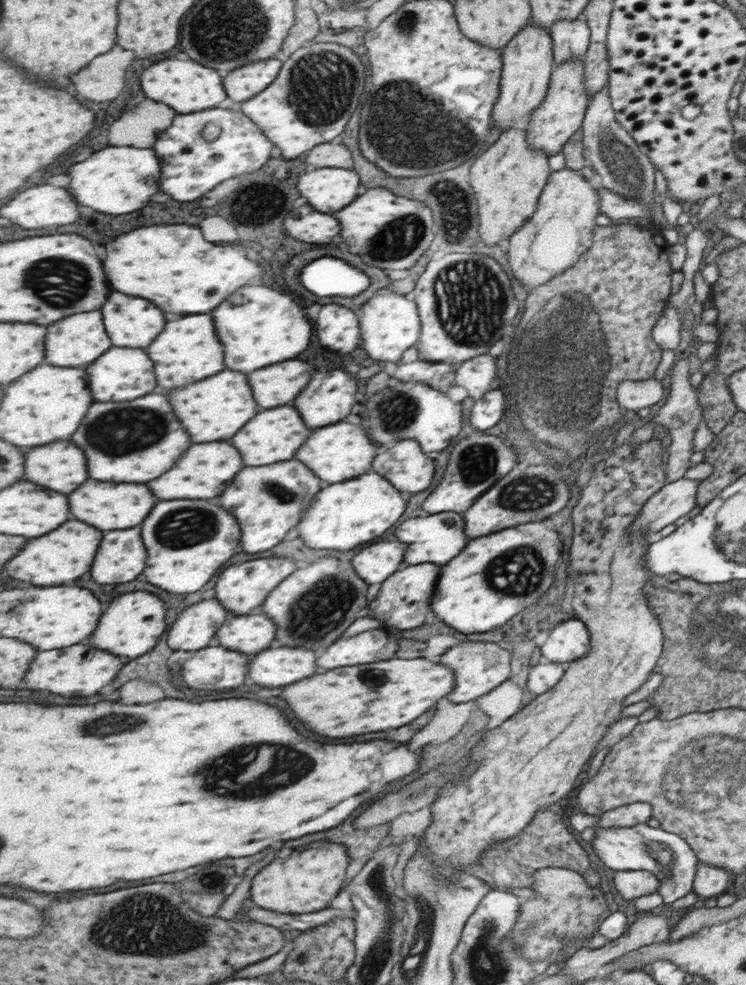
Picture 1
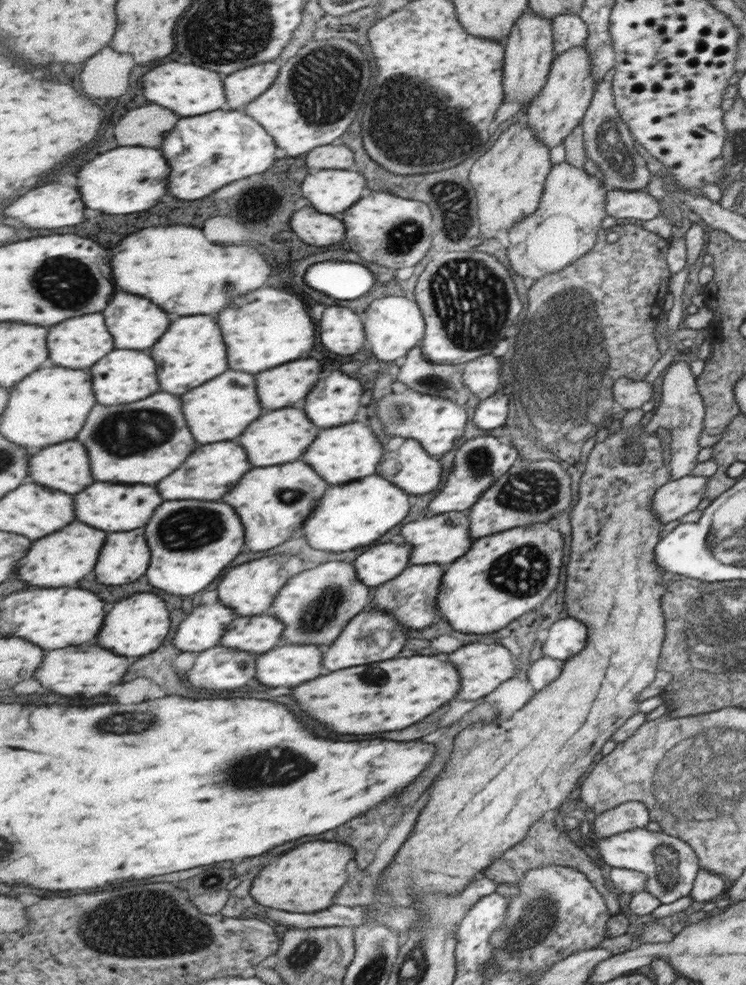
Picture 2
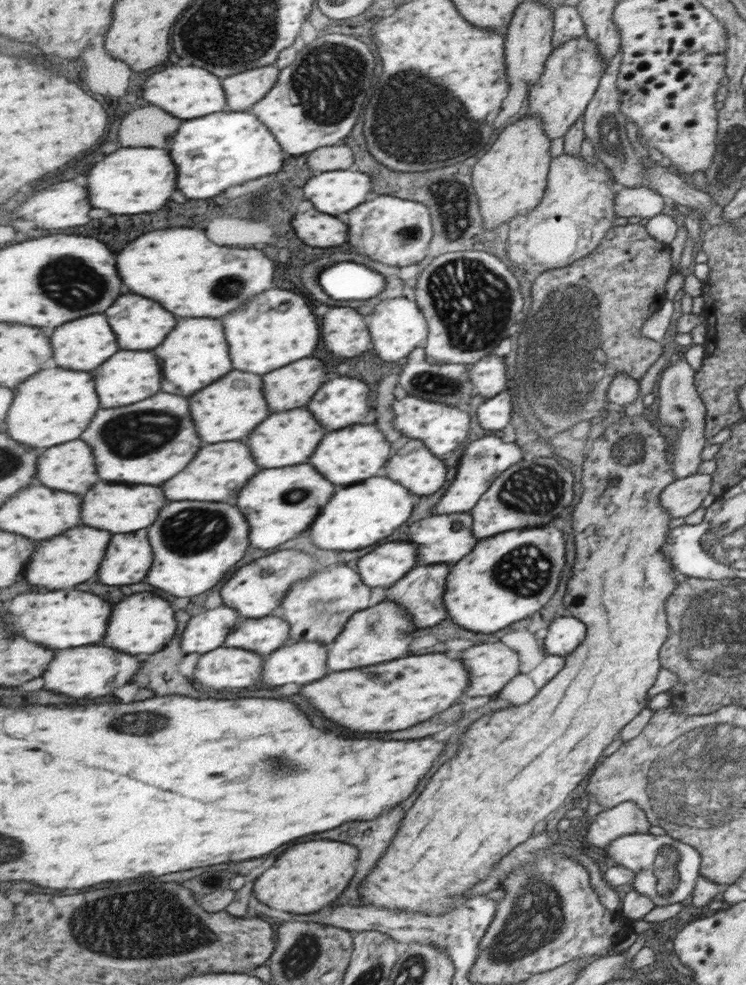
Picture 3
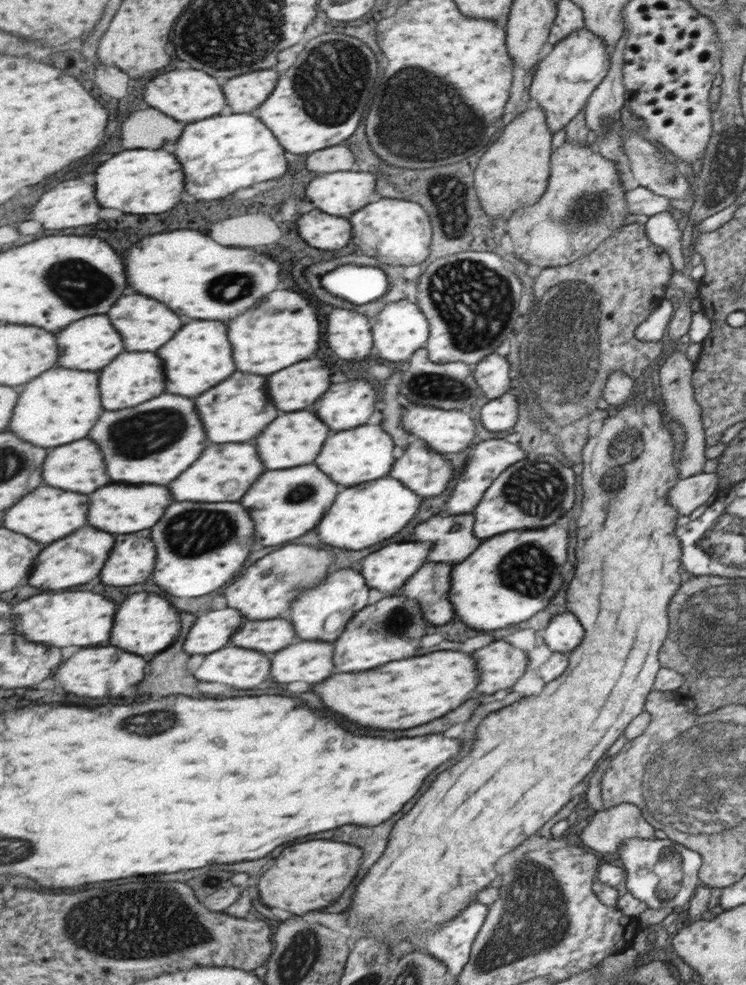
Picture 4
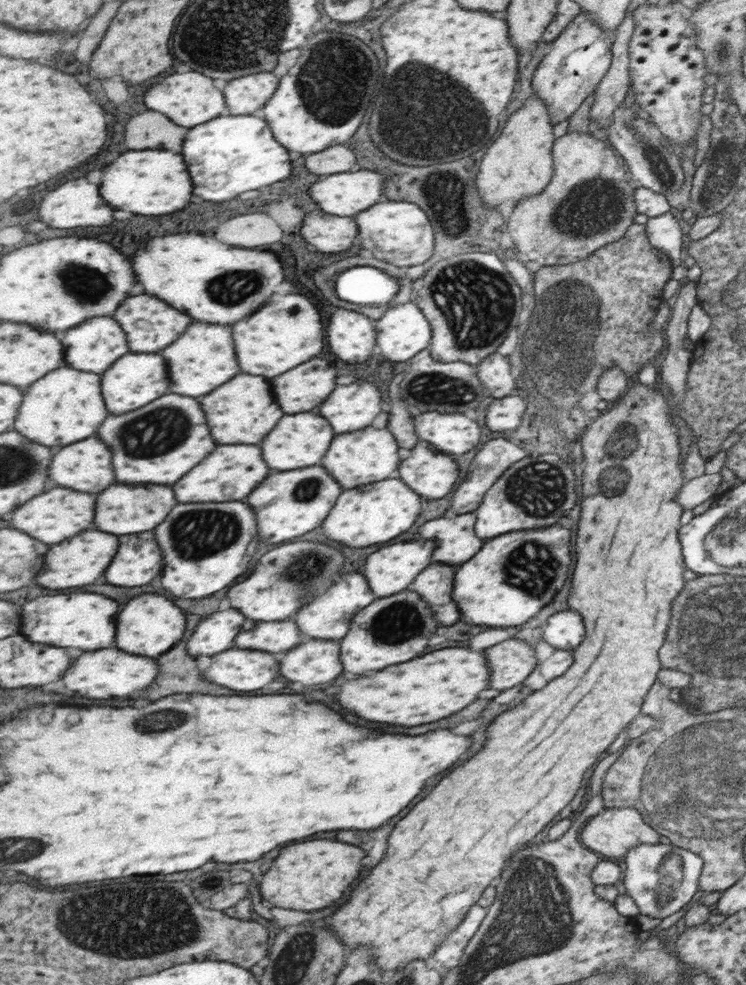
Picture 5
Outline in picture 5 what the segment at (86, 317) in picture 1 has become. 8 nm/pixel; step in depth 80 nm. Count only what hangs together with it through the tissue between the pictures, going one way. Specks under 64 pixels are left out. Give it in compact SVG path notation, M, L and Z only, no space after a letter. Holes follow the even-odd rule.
M93 318L89 322L83 322L81 326L69 330L63 342L65 342L65 350L67 350L65 358L69 366L85 372L97 372L97 374L107 372L121 356L129 352L127 334L115 318Z

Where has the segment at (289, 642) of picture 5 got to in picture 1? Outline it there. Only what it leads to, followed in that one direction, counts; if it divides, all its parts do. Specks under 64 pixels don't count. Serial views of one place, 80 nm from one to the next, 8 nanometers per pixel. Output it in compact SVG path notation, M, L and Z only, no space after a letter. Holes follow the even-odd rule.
M237 616L229 618L225 626L221 626L217 640L221 646L229 650L239 650L245 654L259 654L271 646L275 640L277 626L271 618L259 616Z

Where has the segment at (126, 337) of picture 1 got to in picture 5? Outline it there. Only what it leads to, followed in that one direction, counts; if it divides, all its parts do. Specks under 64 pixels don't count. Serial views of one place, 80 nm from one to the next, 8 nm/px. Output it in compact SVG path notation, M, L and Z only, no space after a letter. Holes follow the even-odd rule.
M141 294L141 296L131 296L125 300L121 310L115 314L117 322L121 322L123 330L129 334L129 346L133 352L161 352L167 346L171 346L175 340L181 338L181 334L187 332L187 328L193 324L193 318L175 310L167 302L151 296L151 294Z

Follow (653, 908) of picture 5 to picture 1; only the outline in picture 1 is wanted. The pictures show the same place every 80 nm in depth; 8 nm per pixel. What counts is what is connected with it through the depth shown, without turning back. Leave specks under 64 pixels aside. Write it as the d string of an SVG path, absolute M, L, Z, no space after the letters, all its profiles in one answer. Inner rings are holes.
M645 823L630 828L601 829L595 827L593 850L604 866L613 871L642 870L661 878L660 893L667 903L692 891L692 880L699 858L691 845L675 832L649 828Z

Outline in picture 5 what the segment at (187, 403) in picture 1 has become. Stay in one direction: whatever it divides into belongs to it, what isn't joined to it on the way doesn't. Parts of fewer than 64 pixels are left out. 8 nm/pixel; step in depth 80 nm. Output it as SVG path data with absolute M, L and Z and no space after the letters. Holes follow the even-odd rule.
M239 374L233 382L227 382L221 390L213 390L213 394L207 394L201 402L219 444L261 444L283 418L283 410L271 392L271 384L265 378L251 374Z

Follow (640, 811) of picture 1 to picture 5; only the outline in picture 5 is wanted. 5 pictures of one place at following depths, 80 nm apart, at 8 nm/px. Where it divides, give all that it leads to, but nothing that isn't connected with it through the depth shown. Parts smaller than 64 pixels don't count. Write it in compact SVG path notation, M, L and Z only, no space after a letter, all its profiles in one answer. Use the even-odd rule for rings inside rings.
M624 806L621 809L605 809L591 818L580 834L585 846L593 849L604 859L624 858L638 844L653 845L659 843L658 832L651 830L641 816L635 812L635 807Z

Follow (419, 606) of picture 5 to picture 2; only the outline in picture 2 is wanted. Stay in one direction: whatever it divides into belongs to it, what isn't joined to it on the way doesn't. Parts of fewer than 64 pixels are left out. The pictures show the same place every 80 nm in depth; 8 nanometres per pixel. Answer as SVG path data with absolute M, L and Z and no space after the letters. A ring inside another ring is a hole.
M375 608L370 610L369 614L365 612L353 618L353 622L349 622L349 626L345 628L345 634L341 634L341 638L327 650L325 654L327 670L335 672L335 670L351 668L351 666L383 662L383 660L391 660L393 656L397 658L403 652L407 644L407 636L403 634L403 630L397 630L399 628L397 620L391 614L385 614L383 610L375 610ZM367 630L369 630L369 636L367 636Z

